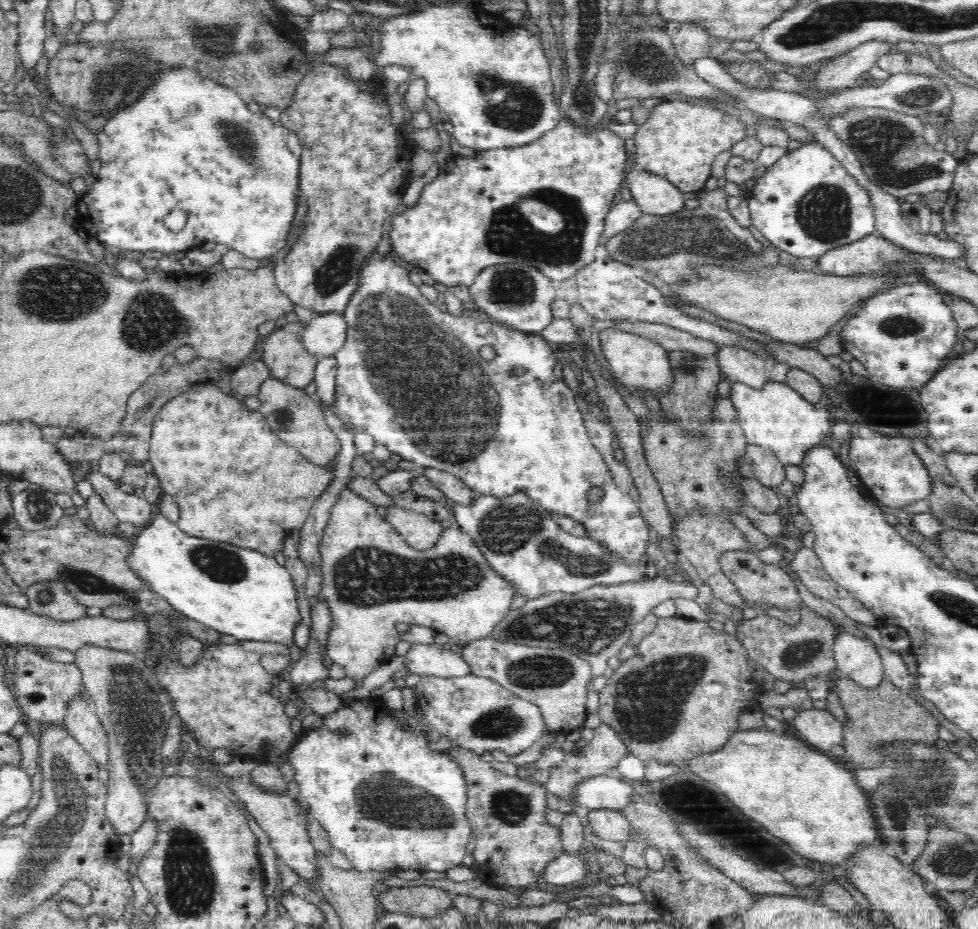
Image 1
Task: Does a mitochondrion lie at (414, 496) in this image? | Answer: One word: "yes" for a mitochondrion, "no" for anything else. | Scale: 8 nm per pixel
no

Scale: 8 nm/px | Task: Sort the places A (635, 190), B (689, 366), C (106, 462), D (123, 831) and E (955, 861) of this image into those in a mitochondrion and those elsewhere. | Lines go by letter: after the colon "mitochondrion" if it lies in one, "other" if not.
A: other
B: mitochondrion
C: other
D: other
E: mitochondrion

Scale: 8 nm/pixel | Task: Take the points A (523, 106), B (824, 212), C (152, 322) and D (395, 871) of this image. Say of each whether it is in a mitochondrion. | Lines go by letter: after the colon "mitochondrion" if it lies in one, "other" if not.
A: mitochondrion
B: mitochondrion
C: mitochondrion
D: other

